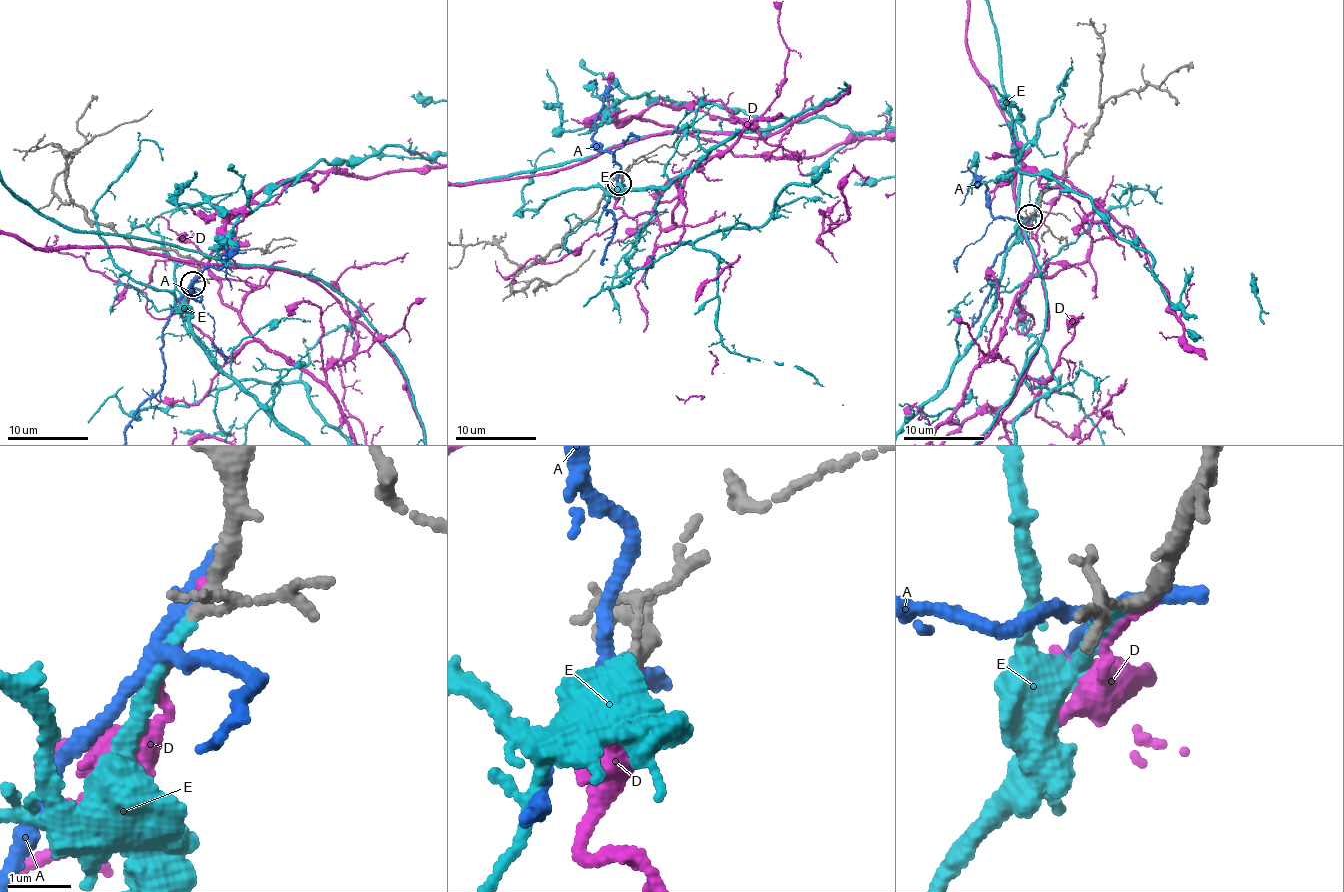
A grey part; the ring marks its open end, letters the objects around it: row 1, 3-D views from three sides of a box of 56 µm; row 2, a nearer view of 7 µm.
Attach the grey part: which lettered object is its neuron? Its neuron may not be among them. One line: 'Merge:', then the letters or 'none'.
Merge: E

